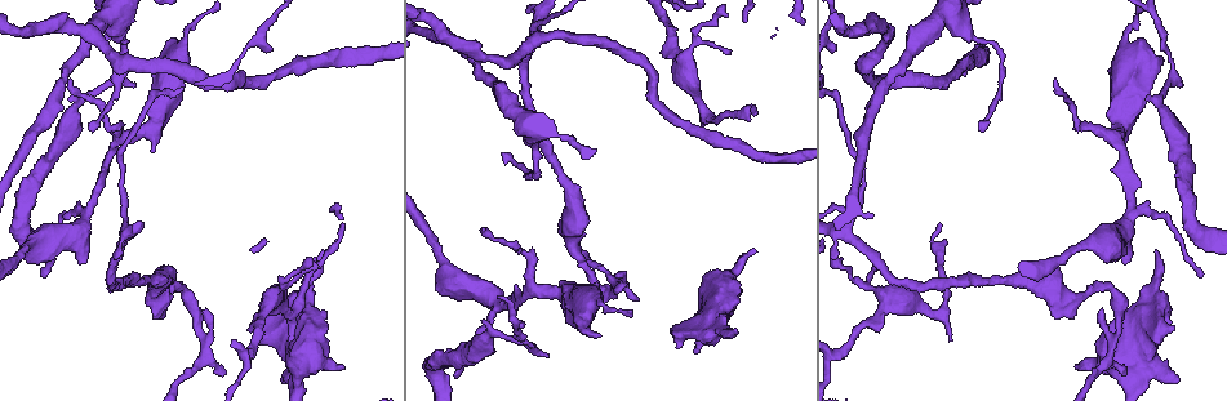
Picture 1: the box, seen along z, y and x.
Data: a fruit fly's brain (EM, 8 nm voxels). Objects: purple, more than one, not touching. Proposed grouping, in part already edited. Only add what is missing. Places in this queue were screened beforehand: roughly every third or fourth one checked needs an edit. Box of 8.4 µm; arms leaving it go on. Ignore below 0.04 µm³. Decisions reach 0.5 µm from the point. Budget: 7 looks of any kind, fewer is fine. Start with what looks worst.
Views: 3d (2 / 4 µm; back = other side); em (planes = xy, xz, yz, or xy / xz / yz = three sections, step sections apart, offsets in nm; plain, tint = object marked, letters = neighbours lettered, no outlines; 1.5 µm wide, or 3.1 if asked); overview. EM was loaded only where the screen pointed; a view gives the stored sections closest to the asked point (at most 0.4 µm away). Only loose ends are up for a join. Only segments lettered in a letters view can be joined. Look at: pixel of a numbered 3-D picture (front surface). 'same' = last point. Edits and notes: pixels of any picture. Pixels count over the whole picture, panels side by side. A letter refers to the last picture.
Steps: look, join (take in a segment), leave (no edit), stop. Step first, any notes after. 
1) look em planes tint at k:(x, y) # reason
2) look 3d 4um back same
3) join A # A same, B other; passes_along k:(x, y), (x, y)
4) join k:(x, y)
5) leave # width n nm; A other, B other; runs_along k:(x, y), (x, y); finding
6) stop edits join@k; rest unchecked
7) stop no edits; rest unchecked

look em xz step 4 tint at 1:(734, 329) # free end

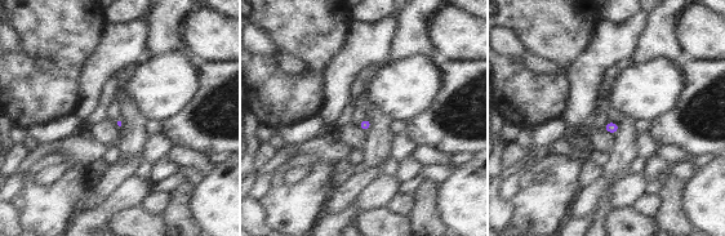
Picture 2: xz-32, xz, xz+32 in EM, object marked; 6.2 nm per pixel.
look em planes letters same

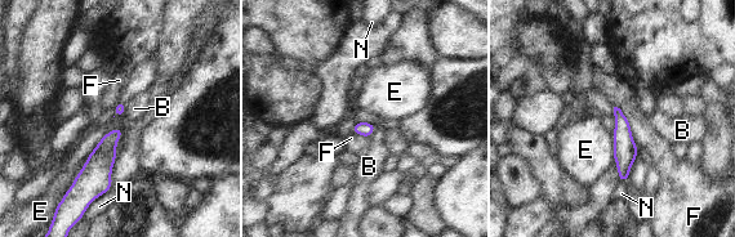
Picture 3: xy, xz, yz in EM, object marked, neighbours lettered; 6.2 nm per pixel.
leave # B other, E other, F other, N other; border 3:(125, 104), (123, 115); none of them fits

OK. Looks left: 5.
look 3d 4um back at 1:(342, 366) # an open end

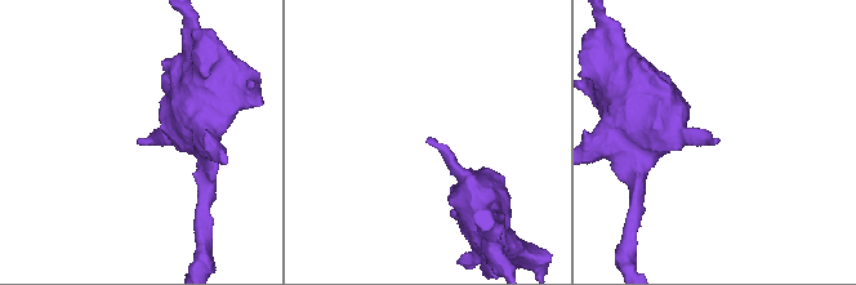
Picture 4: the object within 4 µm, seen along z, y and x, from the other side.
look em planes letters at 4:(720, 141) # now the EM

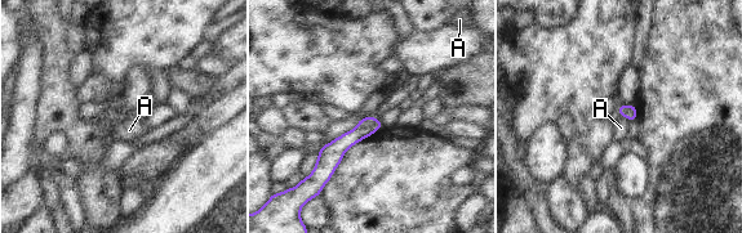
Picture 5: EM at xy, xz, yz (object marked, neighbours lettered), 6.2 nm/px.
leave # A other; none of them fits

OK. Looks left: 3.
look em planes letters at 1:(616, 277) # thin end

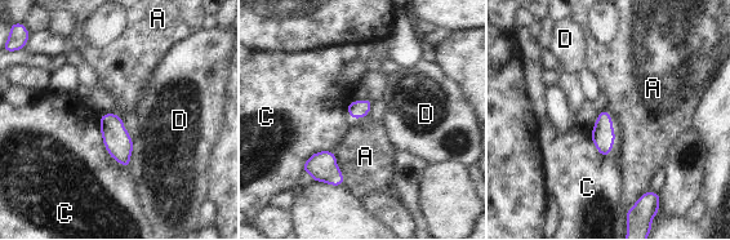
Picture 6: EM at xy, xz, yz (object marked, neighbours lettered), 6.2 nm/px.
leave # A other, C other, D other; border 6:(97, 119), (106, 151), (128, 168); none of them fits

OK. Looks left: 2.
stop no edits; rest unchecked

